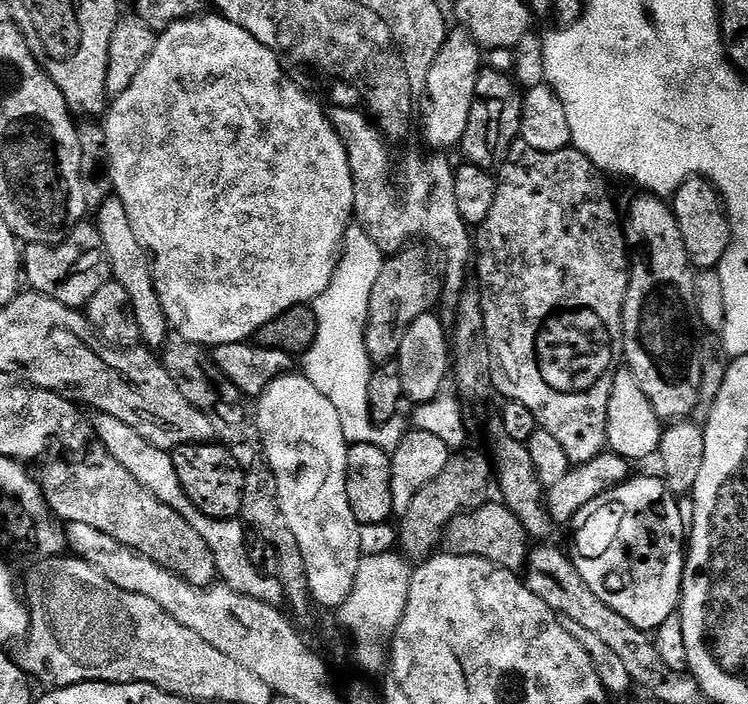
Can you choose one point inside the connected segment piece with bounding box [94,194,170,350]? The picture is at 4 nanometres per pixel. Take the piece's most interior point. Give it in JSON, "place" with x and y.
{"place":[130,266]}

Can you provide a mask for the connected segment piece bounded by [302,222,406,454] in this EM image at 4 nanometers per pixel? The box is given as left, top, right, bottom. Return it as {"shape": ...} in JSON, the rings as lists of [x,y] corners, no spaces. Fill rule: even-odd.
{"shape":[[[355,222],[349,223],[334,278],[330,278],[330,286],[326,286],[326,290],[314,301],[316,340],[312,343],[312,349],[302,357],[302,372],[310,382],[314,382],[314,386],[318,386],[318,390],[322,390],[322,394],[326,394],[326,398],[330,398],[330,402],[334,402],[334,410],[338,410],[342,418],[342,430],[349,445],[373,444],[391,454],[402,442],[406,420],[400,414],[381,424],[372,419],[368,387],[374,365],[364,341],[370,294],[374,291],[374,282],[378,282],[378,274],[382,274],[385,259],[385,254],[380,252],[363,229]]]}

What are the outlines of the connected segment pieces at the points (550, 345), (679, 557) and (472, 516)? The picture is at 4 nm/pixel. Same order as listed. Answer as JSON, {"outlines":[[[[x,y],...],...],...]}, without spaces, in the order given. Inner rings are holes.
{"outlines":[[[[516,142],[512,149],[507,149],[498,168],[496,180],[496,201],[493,202],[491,219],[498,227],[504,228],[508,236],[480,236],[474,240],[474,272],[480,275],[480,309],[484,315],[483,343],[488,343],[490,376],[492,384],[504,395],[505,401],[522,402],[530,414],[534,414],[537,425],[543,431],[554,434],[554,439],[566,450],[569,465],[575,466],[598,458],[608,448],[608,407],[610,406],[610,390],[614,386],[617,369],[621,367],[624,355],[624,299],[628,289],[628,273],[630,271],[630,245],[626,235],[626,224],[622,212],[616,209],[616,200],[608,189],[609,181],[605,173],[597,168],[586,154],[571,146],[562,150],[547,152],[534,150],[534,146]]],[[[633,475],[616,488],[610,488],[600,497],[584,506],[575,516],[580,529],[572,540],[570,555],[578,574],[586,586],[610,606],[618,610],[626,622],[645,630],[655,630],[671,616],[677,615],[680,606],[680,587],[684,581],[686,555],[686,516],[680,513],[677,497],[673,496],[659,475]]],[[[489,502],[451,520],[442,537],[442,548],[449,556],[482,558],[494,566],[519,573],[528,562],[530,537],[519,518],[504,503]]]]}

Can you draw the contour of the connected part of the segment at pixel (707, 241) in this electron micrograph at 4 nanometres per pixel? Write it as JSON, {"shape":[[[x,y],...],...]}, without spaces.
{"shape":[[[693,178],[683,184],[670,200],[672,213],[676,216],[678,230],[682,230],[682,242],[686,242],[686,254],[693,269],[719,269],[722,258],[732,241],[732,222],[728,210],[716,187],[709,180]]]}

